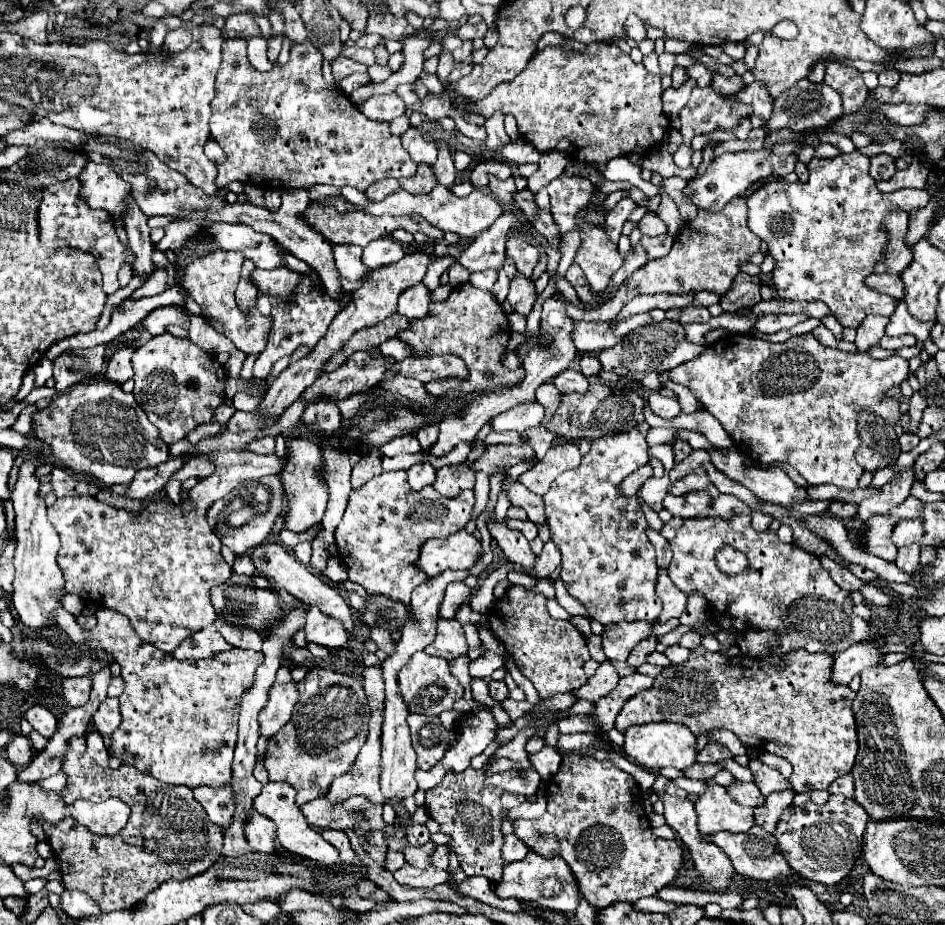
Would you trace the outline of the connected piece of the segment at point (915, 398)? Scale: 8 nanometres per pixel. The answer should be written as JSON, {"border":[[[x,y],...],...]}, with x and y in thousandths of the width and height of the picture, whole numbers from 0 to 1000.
{"border":[[[966,424],[963,431],[963,440],[961,440],[961,446],[963,446],[963,462],[961,462],[960,467],[970,468],[976,454],[977,444],[980,440],[981,435],[974,424]]]}

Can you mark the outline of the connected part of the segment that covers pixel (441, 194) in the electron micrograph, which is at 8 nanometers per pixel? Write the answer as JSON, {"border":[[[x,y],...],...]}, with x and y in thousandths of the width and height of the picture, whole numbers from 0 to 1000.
{"border":[[[461,202],[457,206],[457,211],[455,209],[451,209],[451,211],[434,211],[428,204],[423,204],[423,206],[415,209],[413,213],[408,213],[406,217],[389,222],[385,226],[385,230],[392,230],[392,232],[430,232],[430,230],[442,230],[442,232],[447,232],[449,237],[453,237],[457,243],[461,243],[466,248],[478,250],[478,252],[489,254],[489,256],[504,256],[506,252],[516,248],[531,232],[531,224],[529,224],[529,219],[525,215],[521,215],[514,206],[508,206],[508,204],[502,204],[495,213],[487,215],[478,206]]]}

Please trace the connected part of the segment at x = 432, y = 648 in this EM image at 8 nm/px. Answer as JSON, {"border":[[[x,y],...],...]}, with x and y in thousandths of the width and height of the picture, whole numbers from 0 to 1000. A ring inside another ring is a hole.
{"border":[[[463,669],[461,691],[449,704],[453,708],[463,708],[470,712],[480,712],[489,706],[495,706],[489,676],[483,669]]]}

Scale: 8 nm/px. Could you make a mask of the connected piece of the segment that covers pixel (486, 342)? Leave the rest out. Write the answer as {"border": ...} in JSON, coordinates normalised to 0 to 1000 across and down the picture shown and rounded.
{"border":[[[489,306],[478,312],[472,325],[461,325],[455,332],[455,338],[442,347],[434,347],[432,356],[421,358],[421,366],[436,375],[438,386],[457,386],[478,382],[485,384],[495,399],[495,408],[485,412],[485,408],[476,408],[472,412],[455,412],[449,414],[449,421],[459,429],[470,431],[491,431],[499,425],[512,425],[527,418],[542,418],[554,410],[554,399],[548,397],[540,401],[533,397],[531,386],[535,382],[540,369],[540,351],[531,330],[519,315],[504,312],[497,306]]]}

